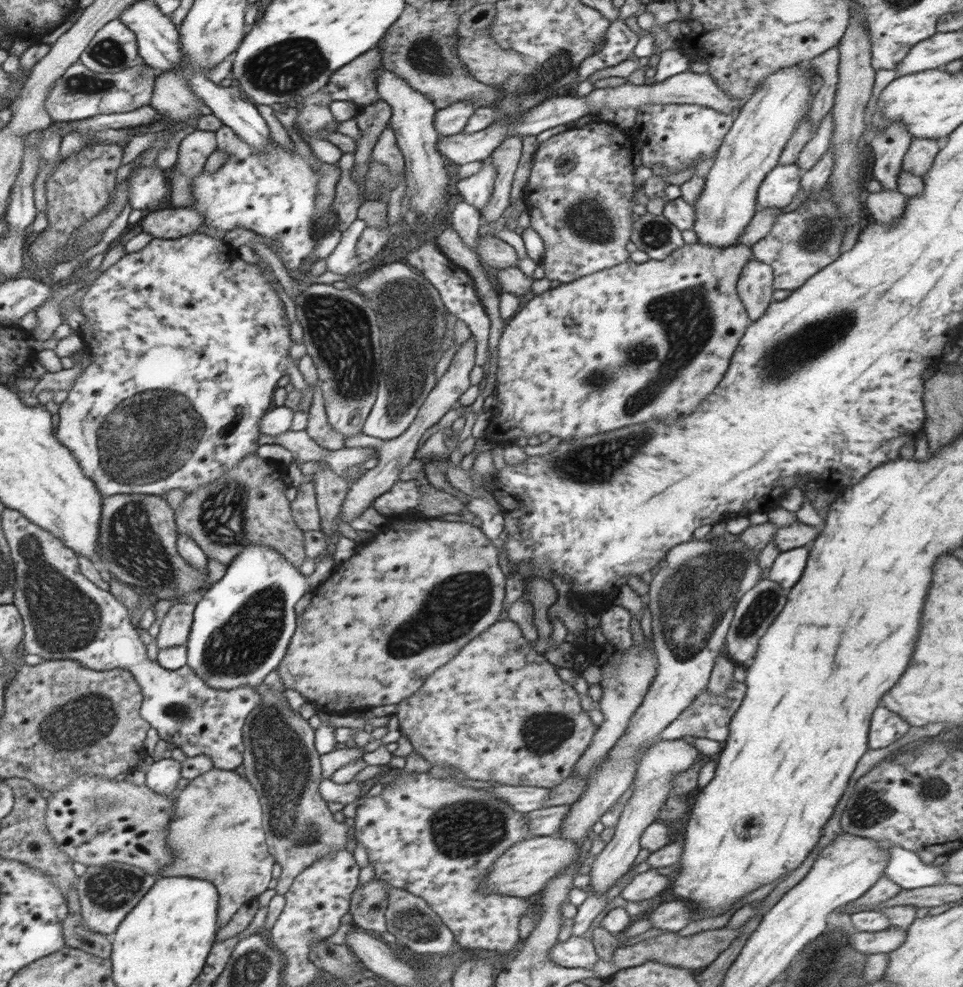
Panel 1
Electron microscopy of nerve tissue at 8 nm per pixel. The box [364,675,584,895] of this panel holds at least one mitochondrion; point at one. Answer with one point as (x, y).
(465, 829)

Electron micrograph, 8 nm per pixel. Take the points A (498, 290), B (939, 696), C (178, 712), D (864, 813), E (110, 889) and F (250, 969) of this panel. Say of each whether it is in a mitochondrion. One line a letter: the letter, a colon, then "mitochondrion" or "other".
A: other
B: other
C: mitochondrion
D: mitochondrion
E: mitochondrion
F: mitochondrion

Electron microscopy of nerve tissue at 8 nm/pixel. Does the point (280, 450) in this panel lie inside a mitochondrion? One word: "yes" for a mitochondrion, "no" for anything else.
no

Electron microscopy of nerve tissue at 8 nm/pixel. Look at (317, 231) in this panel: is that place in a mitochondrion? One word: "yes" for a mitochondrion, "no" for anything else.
no

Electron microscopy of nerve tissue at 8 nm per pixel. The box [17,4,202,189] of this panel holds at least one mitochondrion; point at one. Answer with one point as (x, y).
(78, 86)

